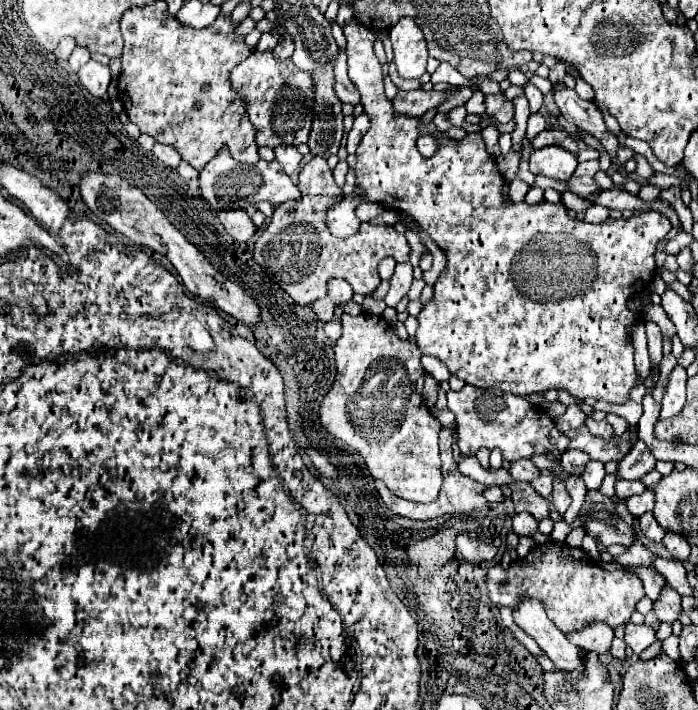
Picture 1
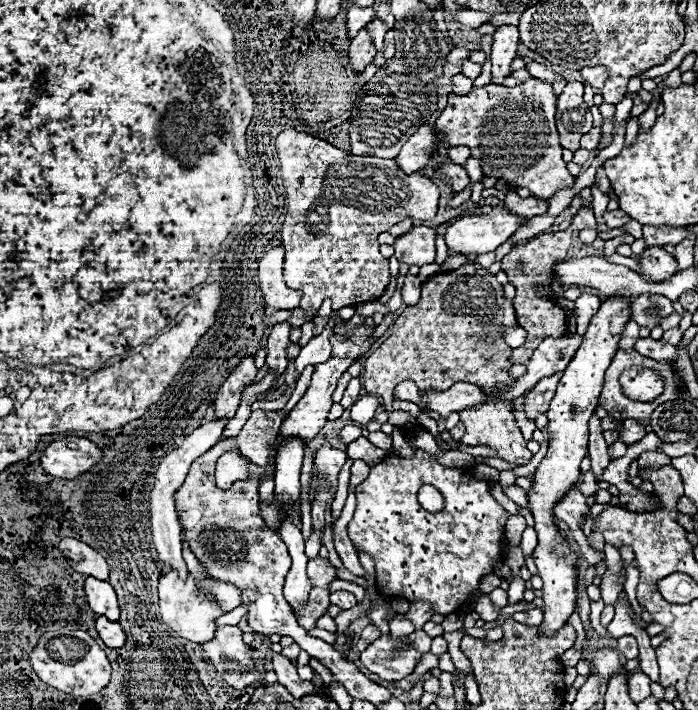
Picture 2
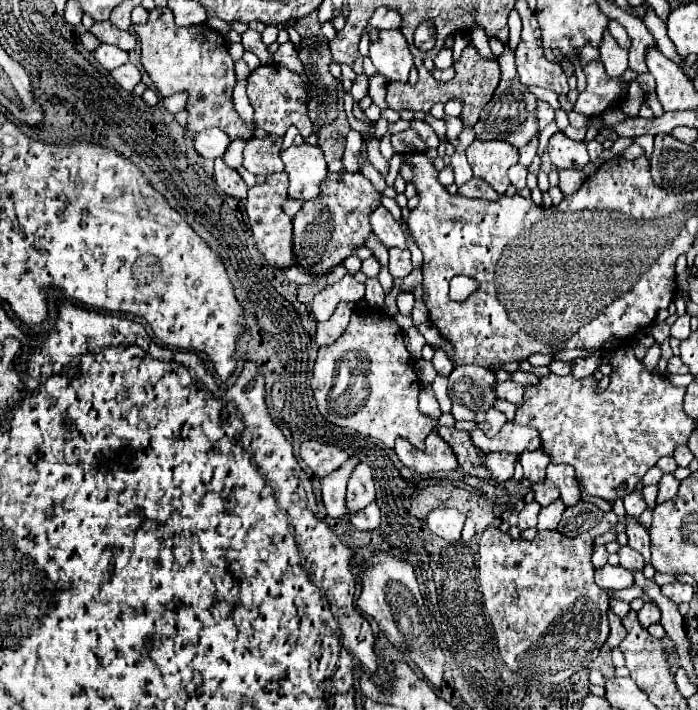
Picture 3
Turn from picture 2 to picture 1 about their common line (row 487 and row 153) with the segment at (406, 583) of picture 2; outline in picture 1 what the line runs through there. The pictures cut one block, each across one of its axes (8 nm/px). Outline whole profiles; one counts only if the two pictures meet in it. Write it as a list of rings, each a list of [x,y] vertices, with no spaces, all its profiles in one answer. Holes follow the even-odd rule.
[[[350,20],[342,30],[348,42],[348,76],[360,90],[364,112],[372,120],[370,130],[356,150],[356,182],[366,190],[370,202],[384,202],[388,208],[402,210],[416,218],[416,222],[448,254],[446,270],[434,284],[434,300],[418,314],[420,324],[416,330],[416,346],[420,352],[440,358],[450,374],[478,388],[500,388],[522,398],[546,390],[566,390],[582,400],[596,398],[610,404],[624,404],[630,398],[630,390],[638,384],[632,330],[642,320],[640,312],[628,308],[628,300],[652,282],[656,274],[656,244],[670,232],[670,220],[664,214],[650,210],[628,220],[608,218],[600,224],[588,224],[570,218],[564,204],[540,202],[530,206],[521,202],[520,211],[504,206],[500,202],[504,178],[500,178],[502,174],[498,172],[496,160],[486,152],[480,134],[468,134],[462,142],[454,142],[440,134],[434,124],[422,126],[416,118],[396,116],[392,102],[384,96],[382,66],[374,56],[376,34],[360,26],[356,20]],[[422,134],[436,138],[436,156],[424,158],[418,152],[416,138]],[[560,230],[572,234],[572,238],[580,238],[580,242],[588,242],[588,250],[596,254],[596,282],[592,282],[588,294],[576,294],[576,298],[564,298],[564,302],[548,302],[548,306],[544,306],[544,302],[534,302],[528,294],[520,294],[520,286],[516,286],[516,278],[512,278],[512,266],[516,266],[520,250],[524,250],[536,234],[560,234]]]

